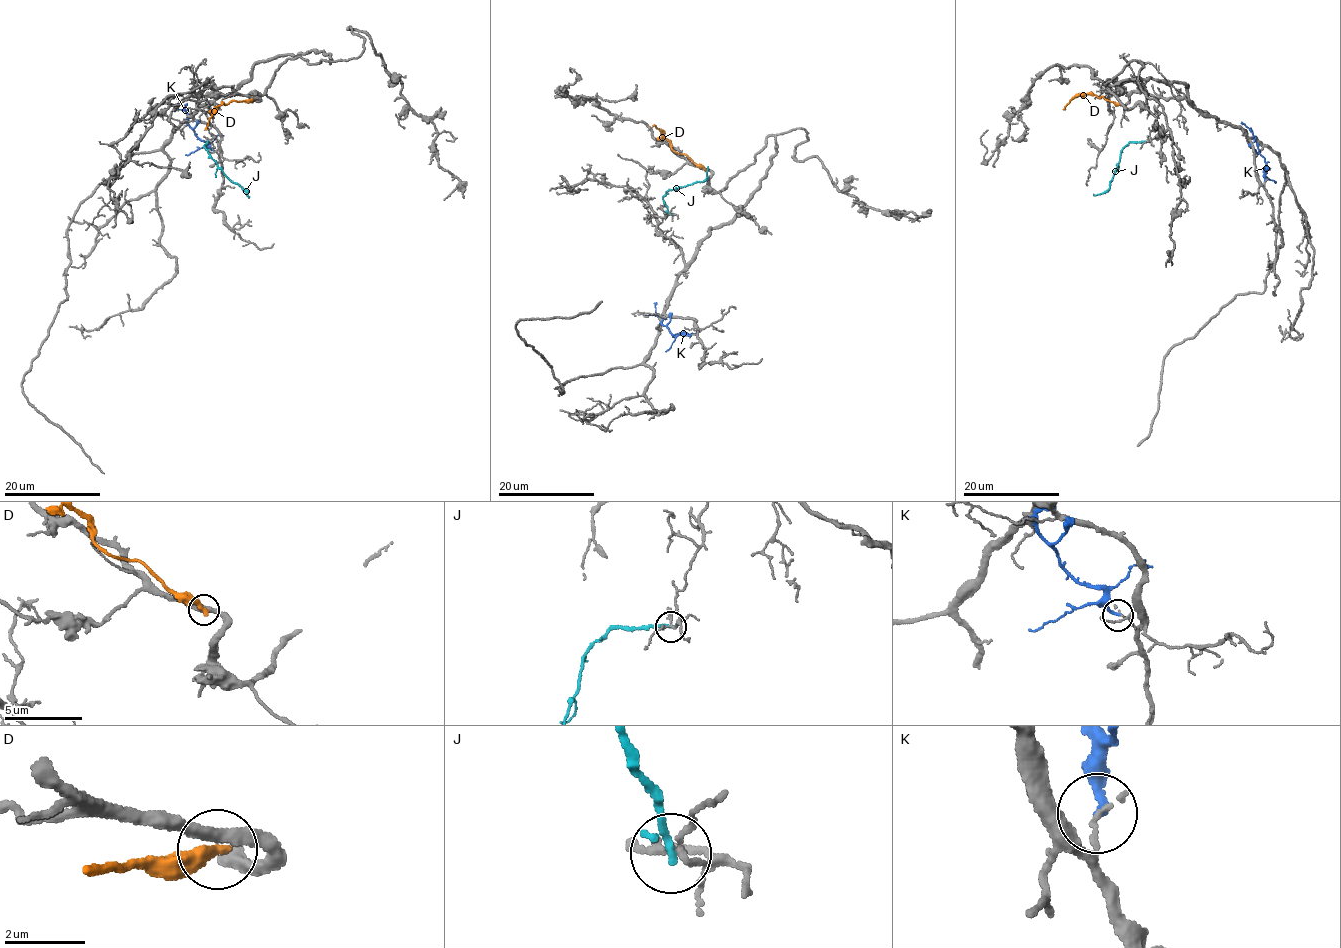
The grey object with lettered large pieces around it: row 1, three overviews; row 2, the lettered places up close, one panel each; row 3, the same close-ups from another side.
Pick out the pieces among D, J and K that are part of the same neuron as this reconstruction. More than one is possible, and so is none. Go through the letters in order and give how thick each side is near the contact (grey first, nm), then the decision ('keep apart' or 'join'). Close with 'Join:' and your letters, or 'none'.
D: calibres 320 and 360 nm; keep apart
J: calibres 130 and 200 nm; keep apart
K: calibres 130 and 200 nm; keep apart
Join: none

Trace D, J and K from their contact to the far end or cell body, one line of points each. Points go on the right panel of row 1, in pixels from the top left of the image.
D: (1121, 104), (1084, 93), (1069, 101), (1065, 110)
J: (1147, 142), (1131, 142), (1124, 146), (1110, 186), (1106, 192), (1093, 194)
K: (1264, 182), (1266, 162), (1258, 152), (1258, 143), (1241, 121)

